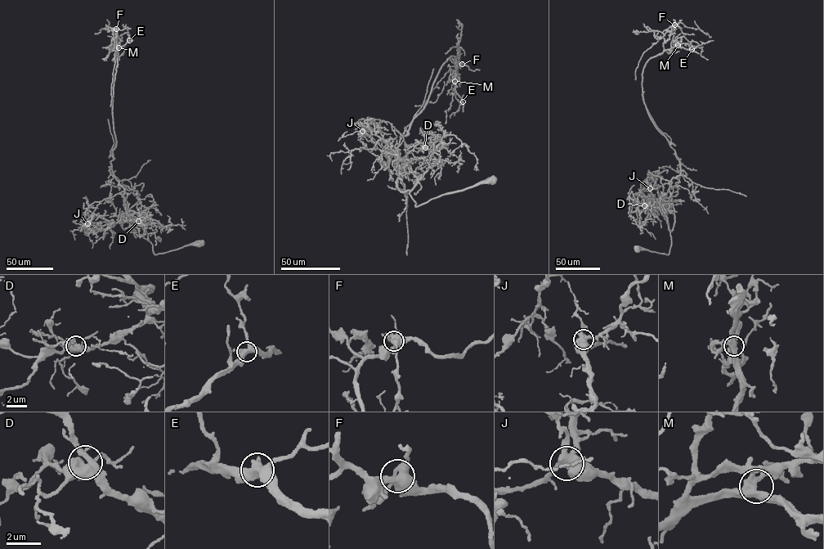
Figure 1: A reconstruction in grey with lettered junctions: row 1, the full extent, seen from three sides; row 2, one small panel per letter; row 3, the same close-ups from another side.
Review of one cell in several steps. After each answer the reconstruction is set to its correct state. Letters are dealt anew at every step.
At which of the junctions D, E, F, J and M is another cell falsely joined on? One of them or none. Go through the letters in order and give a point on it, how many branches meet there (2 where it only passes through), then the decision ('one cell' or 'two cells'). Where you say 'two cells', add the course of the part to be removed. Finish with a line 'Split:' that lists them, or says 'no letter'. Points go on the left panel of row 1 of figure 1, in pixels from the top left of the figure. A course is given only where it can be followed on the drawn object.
D: (138, 221) | 4 | one cell
E: (129, 40) | 4 | one cell
F: (116, 29) | 4 | two cells | (116, 29), (113, 33), (115, 61), (109, 106)
J: (87, 223) | 4 | one cell
M: (118, 47) | 4 | one cell
Split: F

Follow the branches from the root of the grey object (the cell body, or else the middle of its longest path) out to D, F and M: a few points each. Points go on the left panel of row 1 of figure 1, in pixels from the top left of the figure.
D: (201, 243), (154, 254), (152, 244), (143, 236), (146, 215), (138, 221)
F: (201, 243), (154, 254), (152, 244), (128, 222), (124, 190), (110, 162), (116, 144), (116, 29)
M: (201, 243), (154, 254), (152, 244), (128, 222), (124, 190), (110, 162), (116, 144), (112, 104), (118, 47)

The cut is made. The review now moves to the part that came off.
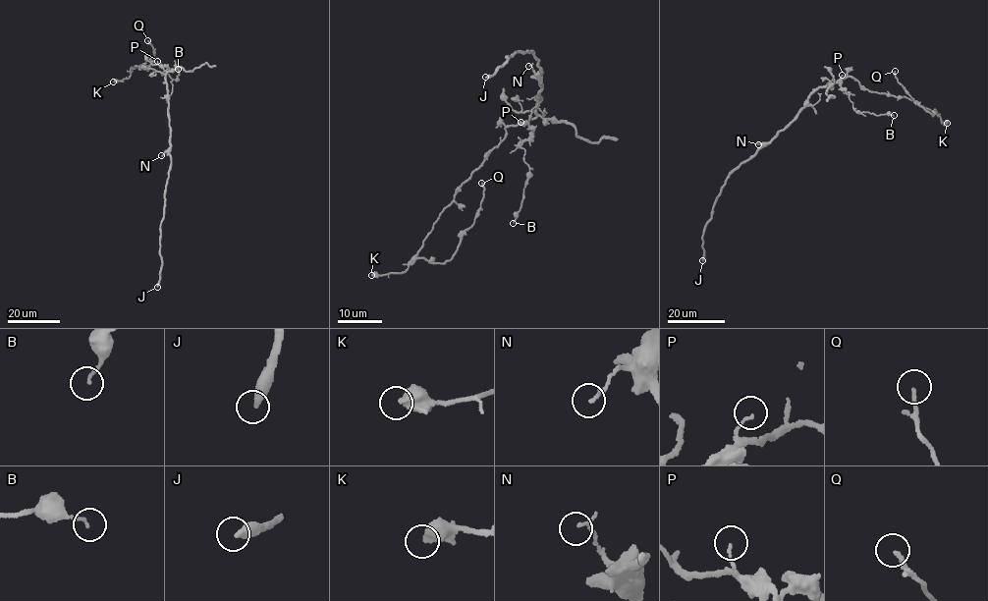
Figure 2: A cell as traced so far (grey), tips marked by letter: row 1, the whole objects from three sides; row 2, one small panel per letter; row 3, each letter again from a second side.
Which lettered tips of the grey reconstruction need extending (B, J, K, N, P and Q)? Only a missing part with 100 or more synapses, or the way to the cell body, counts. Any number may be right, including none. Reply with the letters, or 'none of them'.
J

